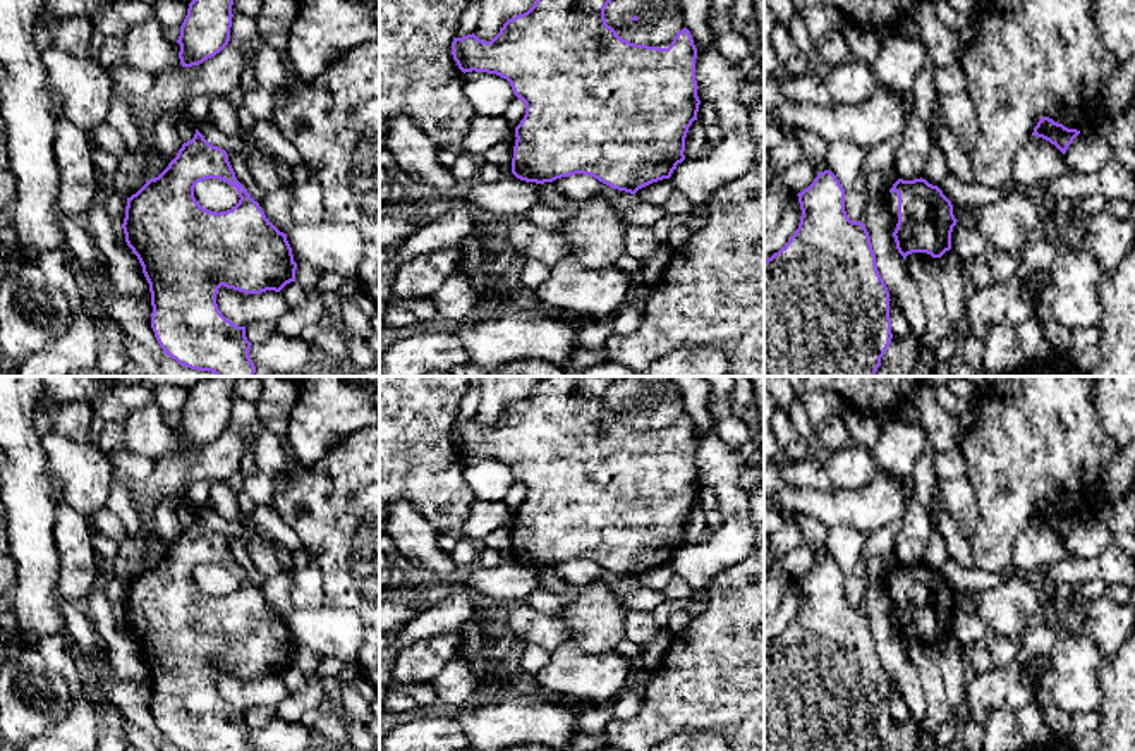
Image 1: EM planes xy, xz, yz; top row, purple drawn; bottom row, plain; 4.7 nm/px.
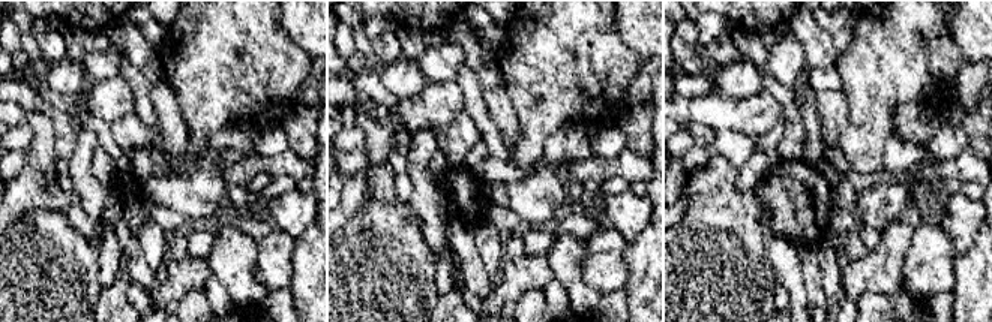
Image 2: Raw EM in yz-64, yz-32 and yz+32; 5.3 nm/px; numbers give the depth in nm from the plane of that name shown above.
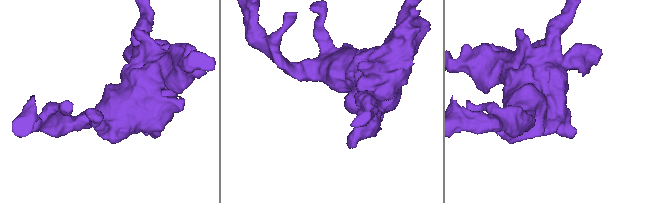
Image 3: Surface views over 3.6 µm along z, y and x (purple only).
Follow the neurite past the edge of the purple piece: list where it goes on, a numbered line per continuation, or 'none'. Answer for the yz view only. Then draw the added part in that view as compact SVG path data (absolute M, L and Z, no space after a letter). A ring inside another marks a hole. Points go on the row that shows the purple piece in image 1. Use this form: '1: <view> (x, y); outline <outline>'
1: yz (890, 198); outline M884 192L884 205L889 215L891 229L895 232L896 223L898 223L898 194L896 192Z

